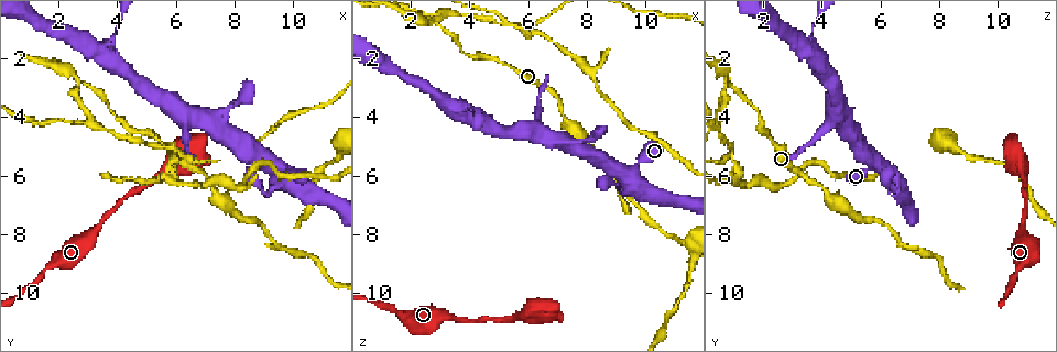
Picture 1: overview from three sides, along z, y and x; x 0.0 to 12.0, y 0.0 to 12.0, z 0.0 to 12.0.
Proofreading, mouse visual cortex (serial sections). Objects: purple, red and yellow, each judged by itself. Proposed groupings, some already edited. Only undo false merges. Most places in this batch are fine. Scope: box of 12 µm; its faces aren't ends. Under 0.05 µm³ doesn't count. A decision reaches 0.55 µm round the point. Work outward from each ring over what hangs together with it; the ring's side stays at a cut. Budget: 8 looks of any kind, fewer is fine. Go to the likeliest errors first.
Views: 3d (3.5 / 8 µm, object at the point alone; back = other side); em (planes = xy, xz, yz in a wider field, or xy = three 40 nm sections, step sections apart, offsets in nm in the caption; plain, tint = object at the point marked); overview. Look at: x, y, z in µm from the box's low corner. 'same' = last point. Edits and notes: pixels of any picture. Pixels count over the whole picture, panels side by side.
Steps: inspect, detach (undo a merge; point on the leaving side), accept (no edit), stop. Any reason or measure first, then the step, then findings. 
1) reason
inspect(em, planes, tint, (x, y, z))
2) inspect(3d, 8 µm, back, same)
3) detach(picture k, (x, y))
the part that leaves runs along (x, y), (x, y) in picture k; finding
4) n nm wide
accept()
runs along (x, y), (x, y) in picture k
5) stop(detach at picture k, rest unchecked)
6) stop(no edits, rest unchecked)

side arm on a straight run
inspect(3d, 3.5 µm, (2.8, 2.8, 0.8))

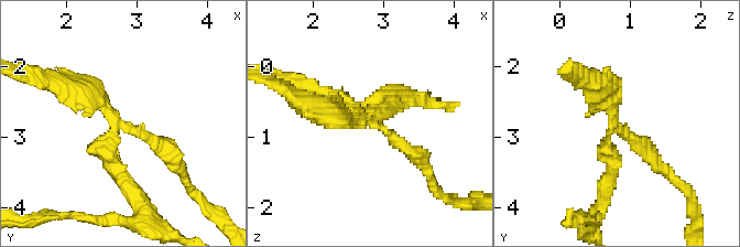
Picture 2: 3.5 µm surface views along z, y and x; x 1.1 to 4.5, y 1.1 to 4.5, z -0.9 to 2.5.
3 arms; arms of 200, 250, 300 nm
inspect(em, planes, tint, (2.75, 2.80, 0.80))

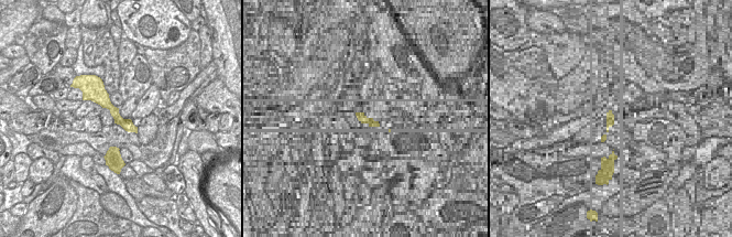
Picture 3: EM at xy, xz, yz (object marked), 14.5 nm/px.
detach(picture 2, (613, 171))
the part that leaves runs along (609, 133), (612, 174), (589, 225) in picture 2; two cells meet here

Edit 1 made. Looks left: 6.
inspect(overview)

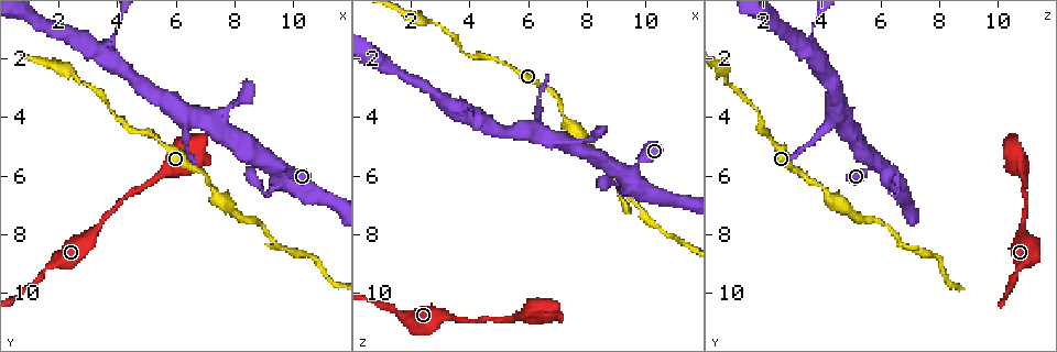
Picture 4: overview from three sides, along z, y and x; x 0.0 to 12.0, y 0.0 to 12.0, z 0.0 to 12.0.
sudden change in width
inspect(3d, 3.5 µm, (9.1, 6.7, 6.3))

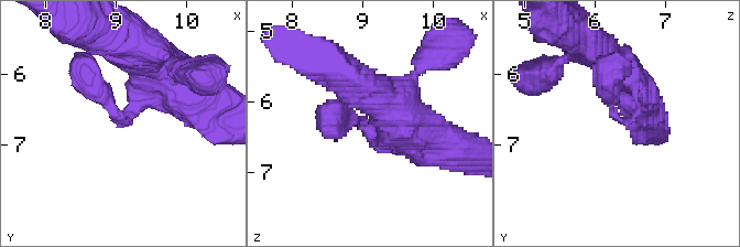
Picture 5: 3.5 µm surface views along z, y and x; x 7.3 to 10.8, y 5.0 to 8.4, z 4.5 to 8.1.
arms of 300, 350 nm
inspect(em, planes, tint, (9.10, 6.70, 6.35))

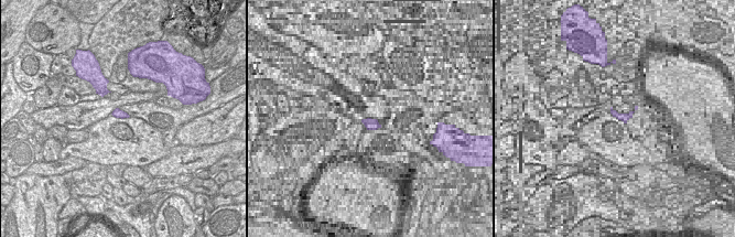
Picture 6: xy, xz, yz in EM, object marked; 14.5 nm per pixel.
accept()
runs along (413, 131), (328, 124) in picture 5; one cell here

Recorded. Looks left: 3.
calibre changes
inspect(3d, 3.5 µm, (3.3, 7.7, 10.8))

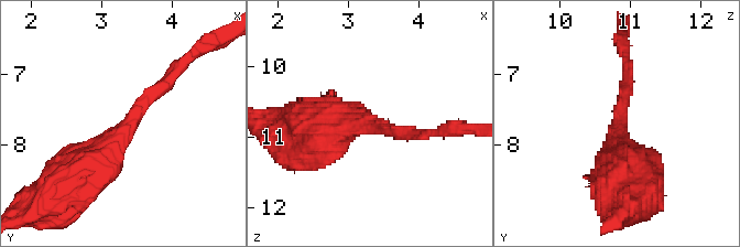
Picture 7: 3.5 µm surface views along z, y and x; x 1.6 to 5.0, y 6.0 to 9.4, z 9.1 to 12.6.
arms of 200, 600 nm
inspect(em, xy, step 5, tint, (3.20, 7.80, 10.85))

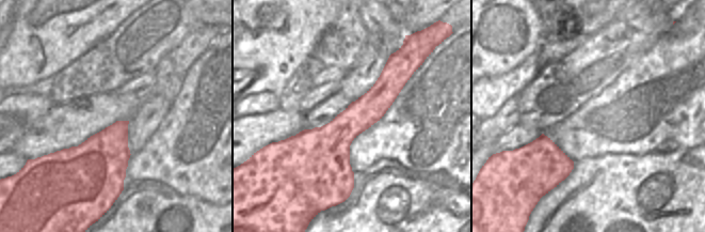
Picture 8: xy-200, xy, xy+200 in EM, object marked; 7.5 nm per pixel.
inspect(em, xy, step 1, tint, same)

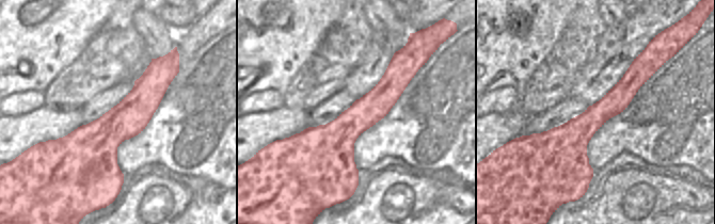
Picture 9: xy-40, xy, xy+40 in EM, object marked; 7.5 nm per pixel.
280 nm wide
accept()
runs along (68, 184), (173, 76) in picture 7; one cell here

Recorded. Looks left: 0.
stop(detach at picture 2, rest unchecked)

